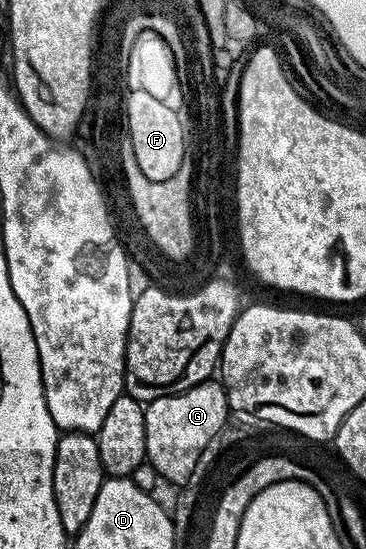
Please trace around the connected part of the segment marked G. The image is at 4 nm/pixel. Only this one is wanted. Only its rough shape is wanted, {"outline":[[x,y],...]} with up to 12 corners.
{"outline":[[222,381],[145,406],[146,461],[181,484],[229,415]]}

